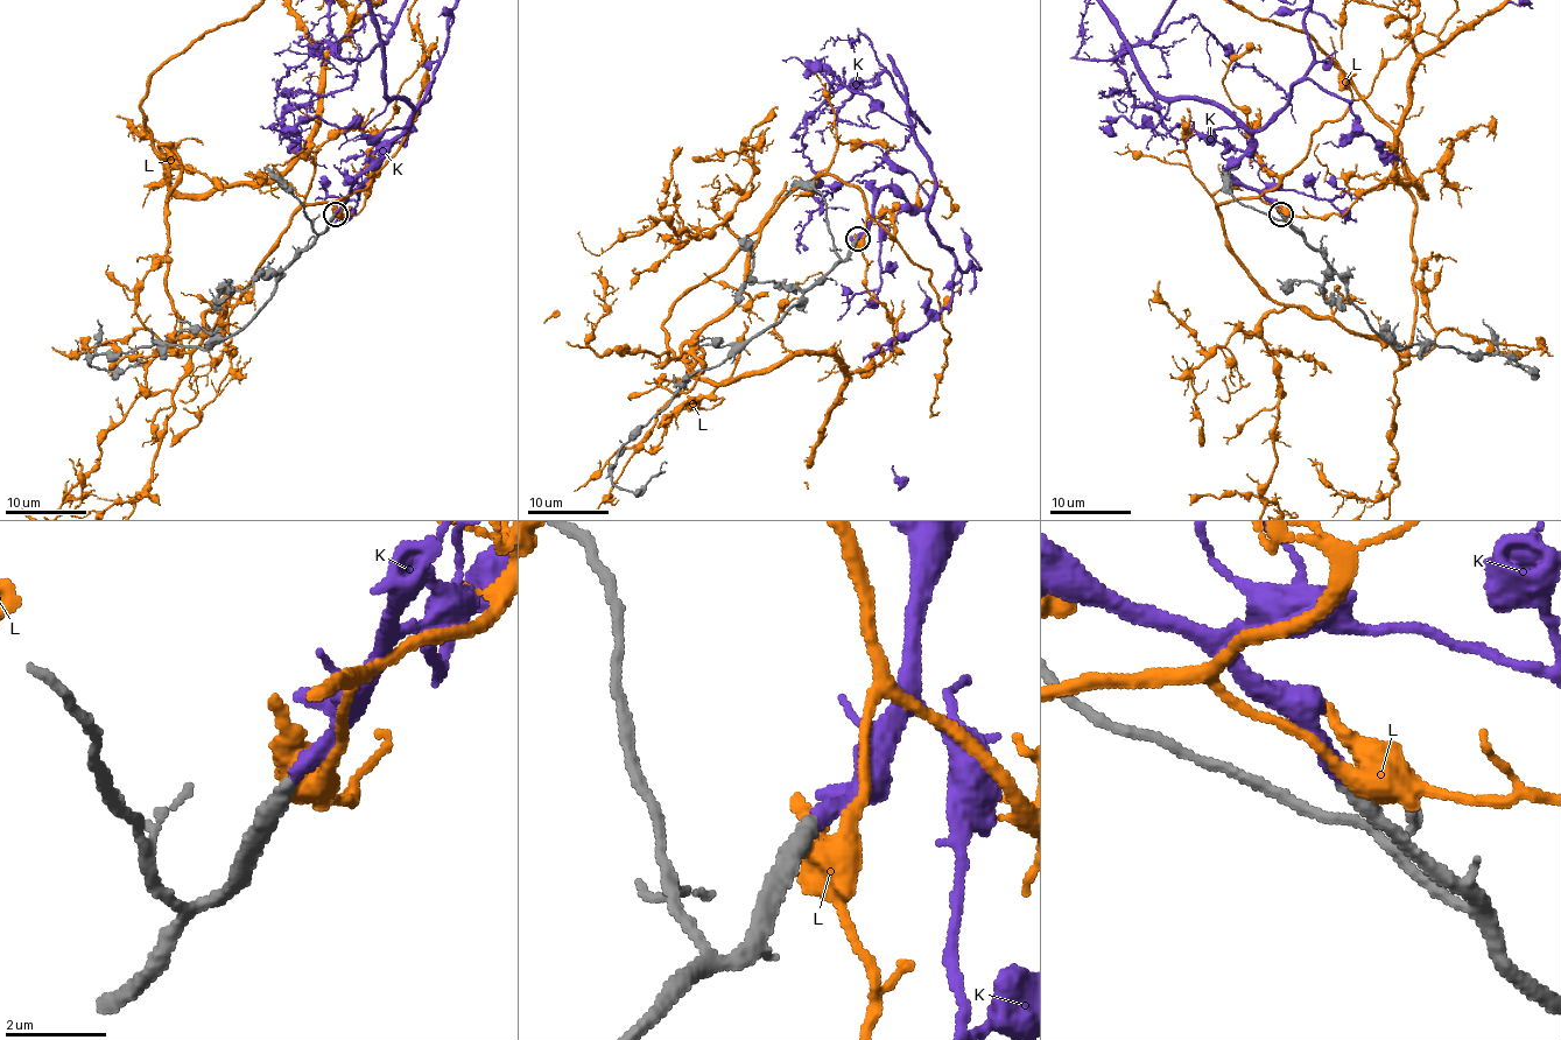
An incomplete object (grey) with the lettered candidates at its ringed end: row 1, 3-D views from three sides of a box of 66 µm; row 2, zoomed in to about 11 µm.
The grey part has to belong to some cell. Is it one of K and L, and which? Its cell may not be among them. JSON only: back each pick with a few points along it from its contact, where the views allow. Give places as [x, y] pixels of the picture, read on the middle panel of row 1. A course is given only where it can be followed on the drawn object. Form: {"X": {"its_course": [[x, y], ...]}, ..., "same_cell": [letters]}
{"same_cell": ["K"]}

